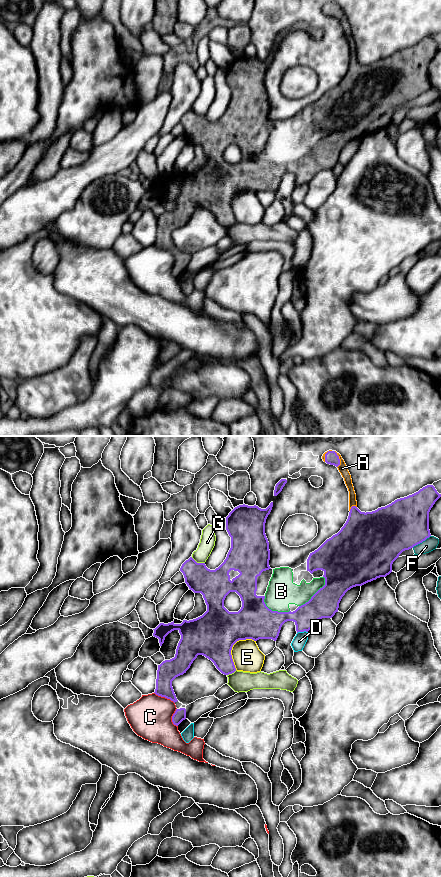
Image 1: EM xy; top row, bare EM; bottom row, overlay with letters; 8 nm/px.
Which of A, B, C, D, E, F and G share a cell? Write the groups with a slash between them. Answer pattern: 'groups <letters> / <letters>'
groups A B / C / D / E / F / G

